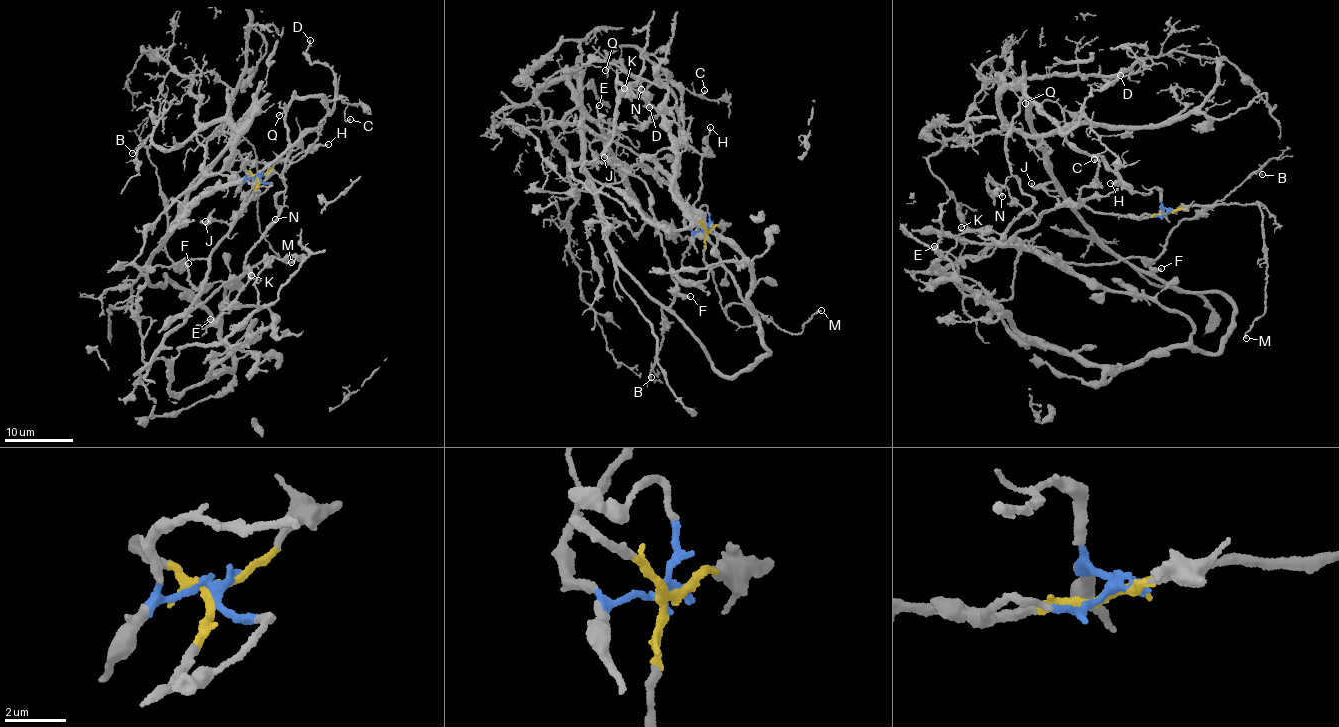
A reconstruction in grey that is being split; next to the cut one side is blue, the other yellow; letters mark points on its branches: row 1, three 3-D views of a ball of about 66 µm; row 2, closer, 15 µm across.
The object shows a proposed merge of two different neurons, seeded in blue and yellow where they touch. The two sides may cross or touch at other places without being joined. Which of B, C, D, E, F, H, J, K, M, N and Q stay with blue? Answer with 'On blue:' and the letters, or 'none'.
On blue: C, D, E, H, K, N, Q

